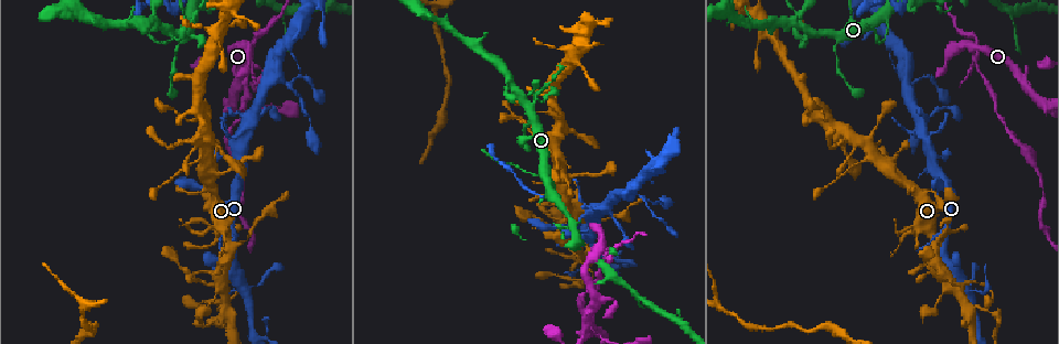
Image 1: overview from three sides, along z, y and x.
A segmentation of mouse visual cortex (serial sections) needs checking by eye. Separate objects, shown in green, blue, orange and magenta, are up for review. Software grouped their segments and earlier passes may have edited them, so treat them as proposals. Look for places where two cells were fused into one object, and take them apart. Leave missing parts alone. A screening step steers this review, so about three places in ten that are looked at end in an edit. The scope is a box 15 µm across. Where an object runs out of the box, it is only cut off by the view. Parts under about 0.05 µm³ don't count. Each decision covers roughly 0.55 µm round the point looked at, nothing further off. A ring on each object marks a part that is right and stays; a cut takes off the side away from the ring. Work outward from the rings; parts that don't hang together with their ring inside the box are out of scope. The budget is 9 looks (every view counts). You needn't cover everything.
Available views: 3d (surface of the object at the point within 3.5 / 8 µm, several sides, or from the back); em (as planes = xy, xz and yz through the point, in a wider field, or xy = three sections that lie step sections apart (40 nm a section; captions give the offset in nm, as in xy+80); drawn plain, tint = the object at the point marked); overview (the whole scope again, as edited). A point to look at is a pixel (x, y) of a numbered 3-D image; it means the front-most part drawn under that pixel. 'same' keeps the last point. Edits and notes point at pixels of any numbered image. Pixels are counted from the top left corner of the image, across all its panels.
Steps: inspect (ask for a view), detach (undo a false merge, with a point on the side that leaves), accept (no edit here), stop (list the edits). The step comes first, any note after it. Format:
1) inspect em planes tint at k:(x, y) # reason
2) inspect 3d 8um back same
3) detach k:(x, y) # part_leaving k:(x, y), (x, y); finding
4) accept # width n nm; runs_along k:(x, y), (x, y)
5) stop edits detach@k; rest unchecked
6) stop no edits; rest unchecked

inspect 3d 3.5um at 1:(972, 46) # abrupt turn

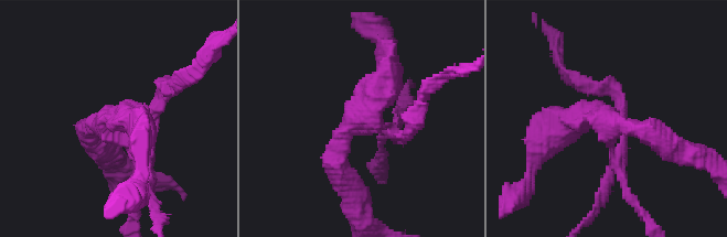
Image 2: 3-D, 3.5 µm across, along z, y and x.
inspect em xy step 1 tint at 2:(610, 125) # arms 3; arm_widths 200, 350, 400 nm; shape alone is not enough

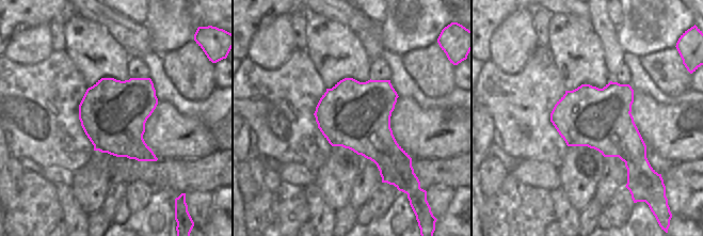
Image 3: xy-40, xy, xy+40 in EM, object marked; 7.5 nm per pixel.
detach 2:(617, 90) # part_leaving 2:(612, 149), (627, 193), (652, 227); two cells meet here

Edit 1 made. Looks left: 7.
inspect 3d 3.5um back at 1:(543, 171) # branch point

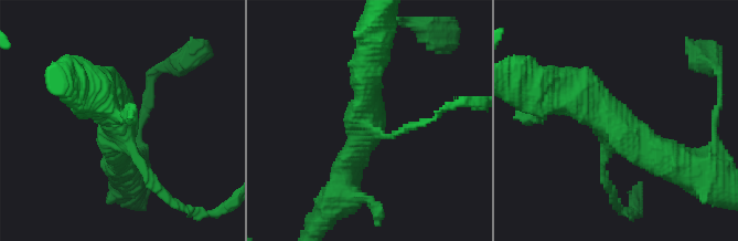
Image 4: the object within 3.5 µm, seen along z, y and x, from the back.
inspect em planes tint at 4:(365, 117) # arms 3; arm_widths 100, 400, 450 nm; now the EM

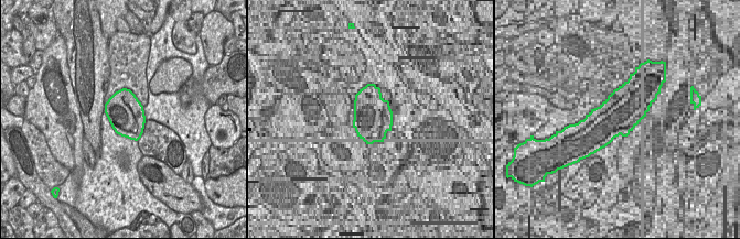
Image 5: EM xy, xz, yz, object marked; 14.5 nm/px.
accept # runs_along 4:(681, 167), (567, 93); all the same cell

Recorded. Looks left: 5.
inspect 3d 3.5um at 1:(178, 45) # sudden change in width

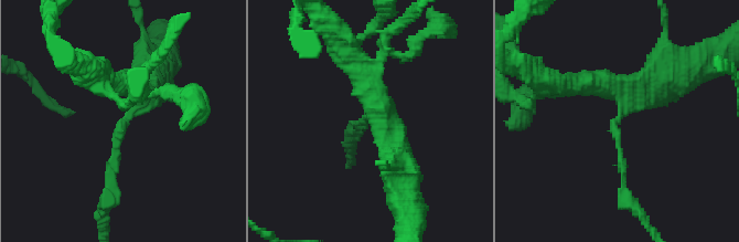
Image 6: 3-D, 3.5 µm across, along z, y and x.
inspect em xy step 2 tint at 6:(616, 125) # arm_widths 100, 450 nm; shape alone is not enough

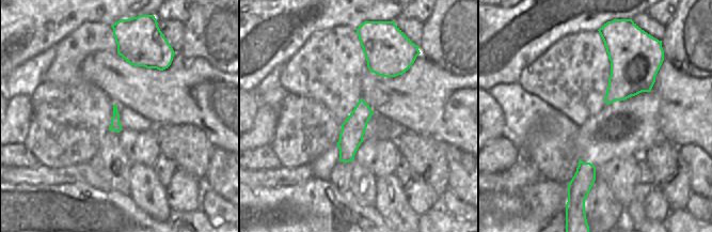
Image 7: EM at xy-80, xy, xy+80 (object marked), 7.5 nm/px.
accept # all the same cell

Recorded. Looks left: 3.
inspect 3d 3.5um at 1:(550, 151) # calibre changes

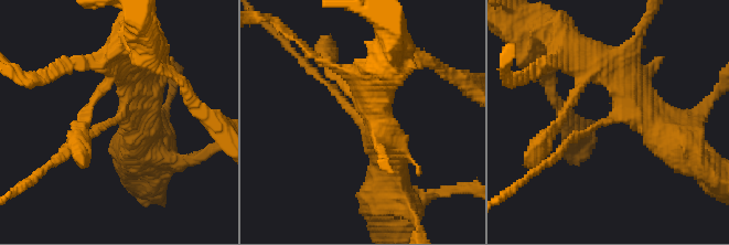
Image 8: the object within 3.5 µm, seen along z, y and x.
inspect em planes tint at 8:(355, 115) # arm_widths 100, 300 nm

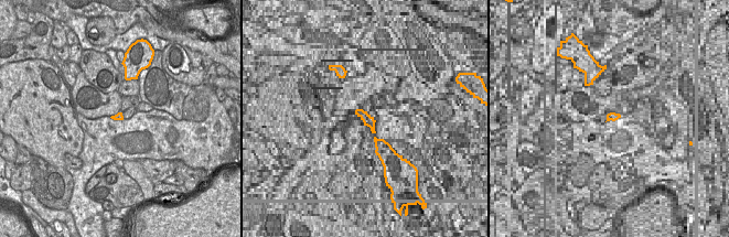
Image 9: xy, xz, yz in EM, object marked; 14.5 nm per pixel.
accept # runs_along 8:(390, 167), (370, 127), (309, 68); all the same cell

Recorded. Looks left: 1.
stop edits detach@2; rest unchecked

